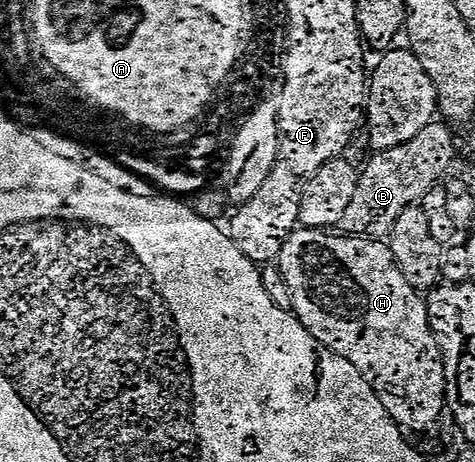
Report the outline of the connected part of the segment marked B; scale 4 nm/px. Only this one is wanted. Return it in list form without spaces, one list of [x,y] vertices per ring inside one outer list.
[[[436,121],[421,129],[413,141],[378,152],[376,159],[362,168],[357,193],[341,224],[342,234],[390,240],[401,213],[423,201],[435,186],[438,188],[448,178],[447,170],[455,163],[455,135],[450,130],[454,131],[446,122]]]

